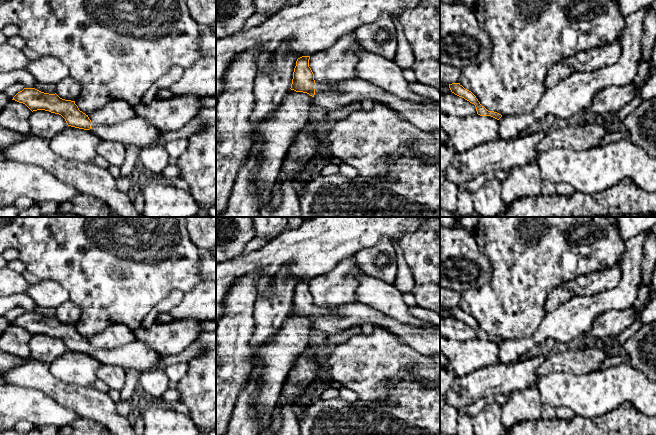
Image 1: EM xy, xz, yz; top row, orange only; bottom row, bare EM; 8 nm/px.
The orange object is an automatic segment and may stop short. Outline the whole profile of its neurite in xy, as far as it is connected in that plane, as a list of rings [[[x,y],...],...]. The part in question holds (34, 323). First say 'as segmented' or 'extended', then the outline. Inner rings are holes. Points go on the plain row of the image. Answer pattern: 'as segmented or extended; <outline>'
extended; [[[24,312],[12,324],[25,328],[32,336],[45,334],[61,339],[68,350],[90,354],[102,365],[136,369],[139,373],[154,370],[163,357],[141,341],[113,349],[93,348],[88,339],[79,334],[75,325],[60,322],[56,317],[49,318],[35,312]]]

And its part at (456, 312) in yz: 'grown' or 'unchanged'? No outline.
unchanged

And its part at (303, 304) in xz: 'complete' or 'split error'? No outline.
split error

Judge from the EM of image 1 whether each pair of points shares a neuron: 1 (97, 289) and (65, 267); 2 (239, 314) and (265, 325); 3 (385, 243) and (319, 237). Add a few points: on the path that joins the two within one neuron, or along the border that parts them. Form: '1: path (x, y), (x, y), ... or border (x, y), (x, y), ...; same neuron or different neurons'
1: path (89, 281), (73, 267); same neuron
2: border (257, 298), (254, 303), (254, 332), (250, 344); different neurons
3: border (392, 240), (381, 237), (356, 251); different neurons

